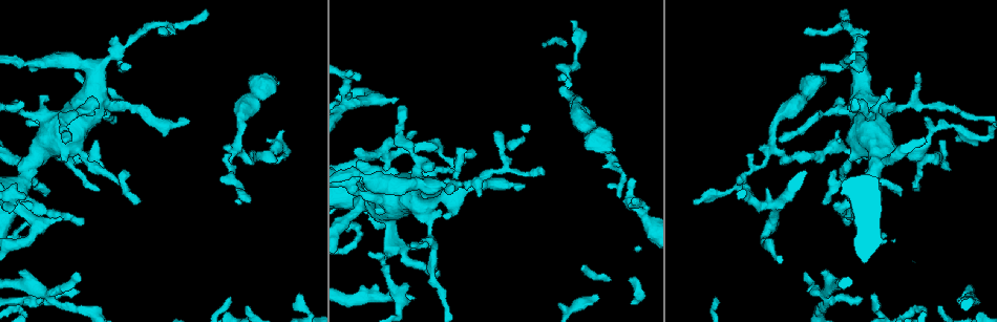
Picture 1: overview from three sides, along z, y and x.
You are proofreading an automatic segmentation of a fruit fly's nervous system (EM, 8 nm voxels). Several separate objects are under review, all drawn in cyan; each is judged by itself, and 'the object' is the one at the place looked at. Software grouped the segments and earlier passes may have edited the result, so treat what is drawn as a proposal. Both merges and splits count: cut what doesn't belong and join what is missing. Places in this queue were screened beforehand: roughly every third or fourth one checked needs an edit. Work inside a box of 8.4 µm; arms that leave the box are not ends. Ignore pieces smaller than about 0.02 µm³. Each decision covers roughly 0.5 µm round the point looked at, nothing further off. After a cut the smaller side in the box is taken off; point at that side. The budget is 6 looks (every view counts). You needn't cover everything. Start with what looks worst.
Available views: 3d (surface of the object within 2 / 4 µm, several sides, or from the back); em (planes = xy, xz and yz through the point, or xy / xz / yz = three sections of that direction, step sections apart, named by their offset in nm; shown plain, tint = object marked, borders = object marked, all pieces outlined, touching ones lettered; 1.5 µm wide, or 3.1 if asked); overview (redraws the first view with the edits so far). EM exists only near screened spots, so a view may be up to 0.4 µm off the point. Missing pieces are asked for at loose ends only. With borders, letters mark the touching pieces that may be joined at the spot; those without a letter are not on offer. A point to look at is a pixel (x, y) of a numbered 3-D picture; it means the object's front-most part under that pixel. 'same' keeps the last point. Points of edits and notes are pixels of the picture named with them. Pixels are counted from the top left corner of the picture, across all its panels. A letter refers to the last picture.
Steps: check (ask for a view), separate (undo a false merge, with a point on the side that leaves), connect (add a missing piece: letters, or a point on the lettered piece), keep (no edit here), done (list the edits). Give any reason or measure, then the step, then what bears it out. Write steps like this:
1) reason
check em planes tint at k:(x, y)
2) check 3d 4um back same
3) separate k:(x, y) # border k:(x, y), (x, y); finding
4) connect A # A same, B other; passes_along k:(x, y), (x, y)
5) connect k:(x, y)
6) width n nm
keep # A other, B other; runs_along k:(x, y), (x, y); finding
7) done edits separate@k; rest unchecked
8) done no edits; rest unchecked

branch stops here
check em xz step 8 borders at 1:(396, 96)

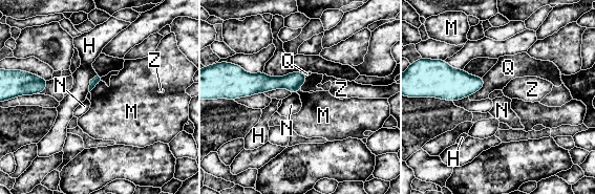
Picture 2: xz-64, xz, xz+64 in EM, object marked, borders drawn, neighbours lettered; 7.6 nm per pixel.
keep # H other, M other, N other, Q other, Z other; none of them fits

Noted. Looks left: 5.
free end
check 3d 4um at 1:(945, 168)

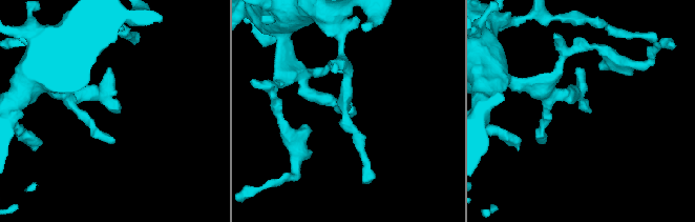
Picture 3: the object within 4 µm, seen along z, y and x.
check em planes plain at 3:(590, 113)

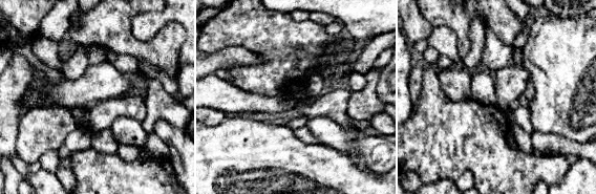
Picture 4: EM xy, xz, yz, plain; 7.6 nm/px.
what lies round it
check em planes borders same

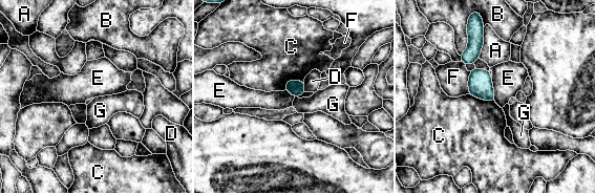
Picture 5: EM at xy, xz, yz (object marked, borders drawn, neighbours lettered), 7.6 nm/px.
width 120 nm
keep # A other, B other, C other, D other, E other, F other, G other; border 5:(468, 93), (494, 102); no lettered piece goes on from it

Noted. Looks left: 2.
branch stops here
check 3d 2um at 1:(126, 170)

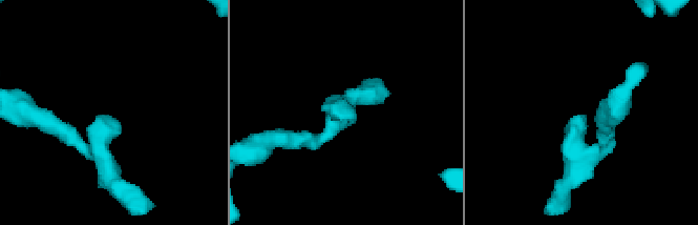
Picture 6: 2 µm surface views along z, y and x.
check em planes borders at 6:(108, 119)

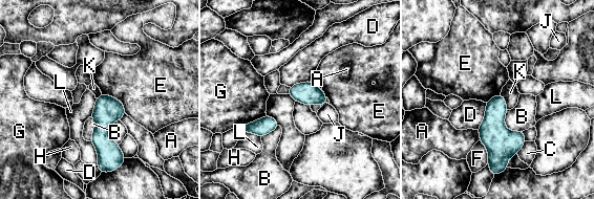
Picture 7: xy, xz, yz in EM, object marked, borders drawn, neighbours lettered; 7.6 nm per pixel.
keep # A other, B other, C other, D other, E other, F other, G other, H other, J other, K other, L other; border 7:(102, 93), (118, 98), (126, 113); no lettered piece goes on from it

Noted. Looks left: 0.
done no edits; rest unchecked

